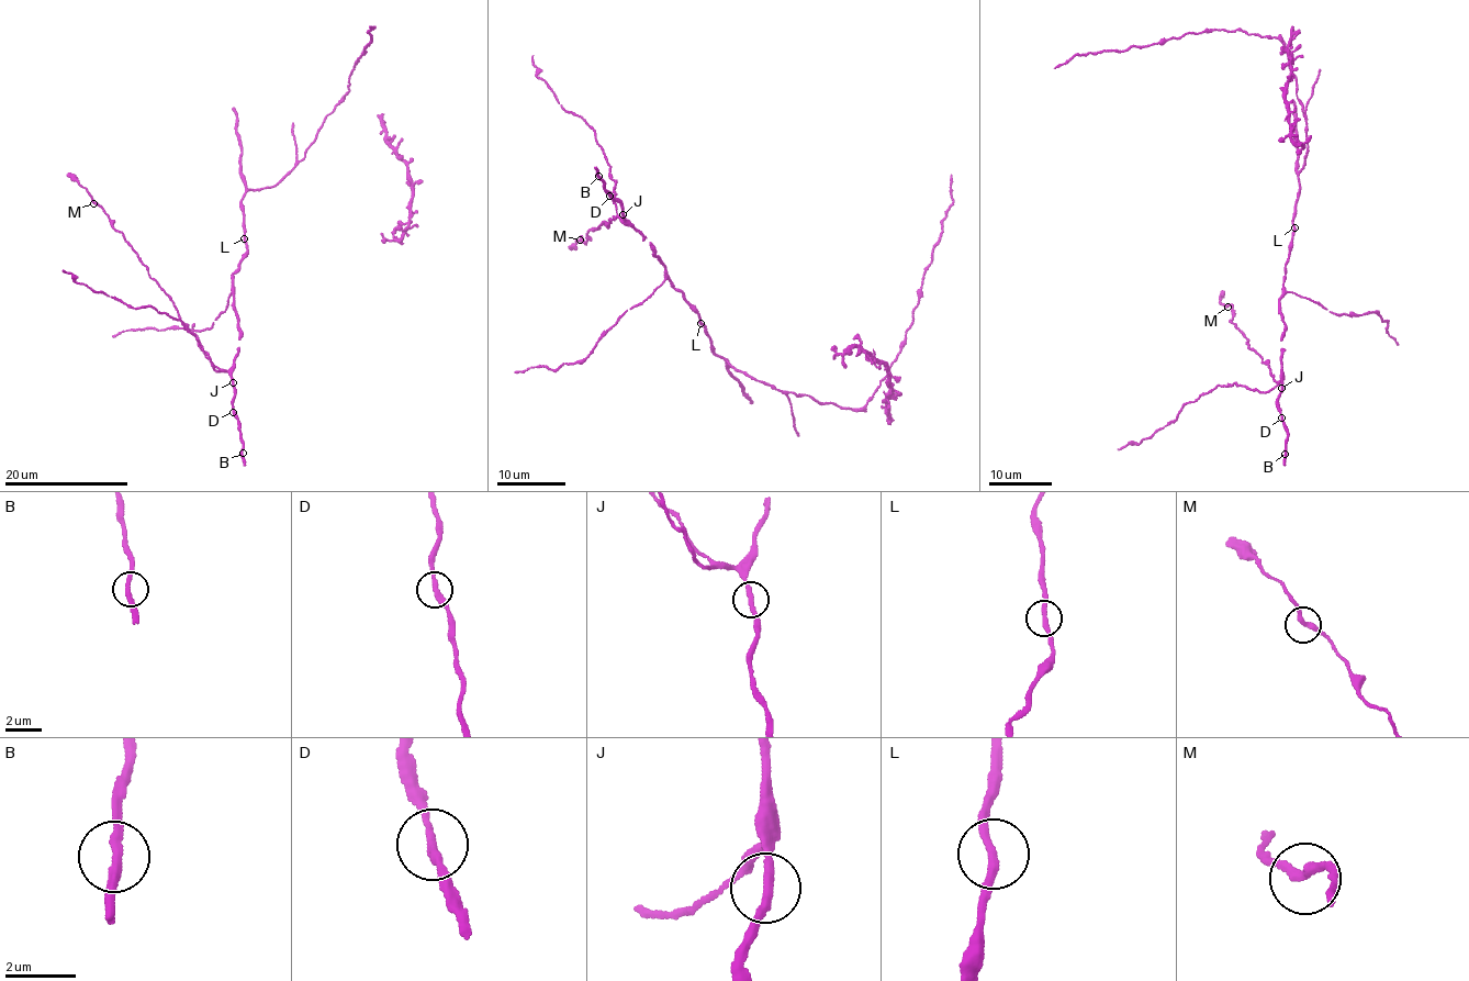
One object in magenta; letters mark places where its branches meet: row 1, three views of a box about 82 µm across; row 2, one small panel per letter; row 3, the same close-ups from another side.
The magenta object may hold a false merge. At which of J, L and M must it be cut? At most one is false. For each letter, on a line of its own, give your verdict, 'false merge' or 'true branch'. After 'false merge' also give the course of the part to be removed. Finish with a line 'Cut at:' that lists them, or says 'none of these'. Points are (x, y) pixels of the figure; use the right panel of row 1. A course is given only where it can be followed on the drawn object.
J: true branch
L: true branch
M: true branch
Cut at: none of these

